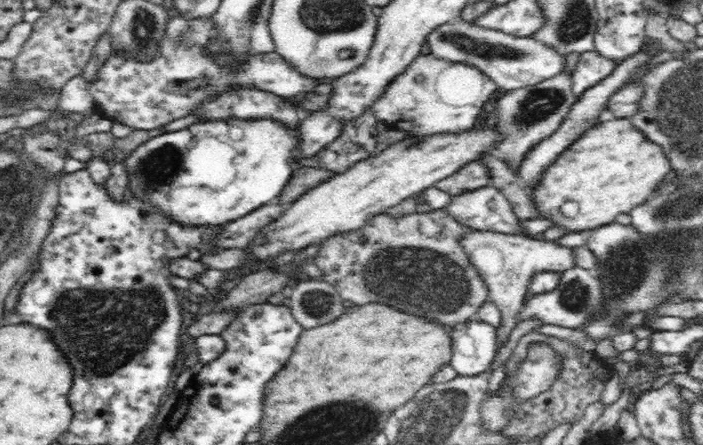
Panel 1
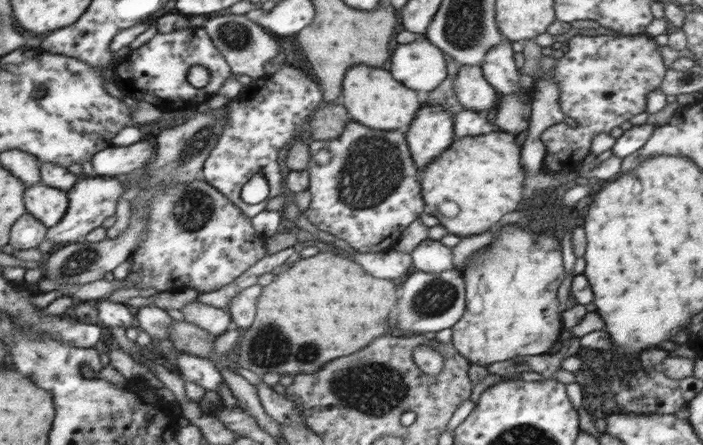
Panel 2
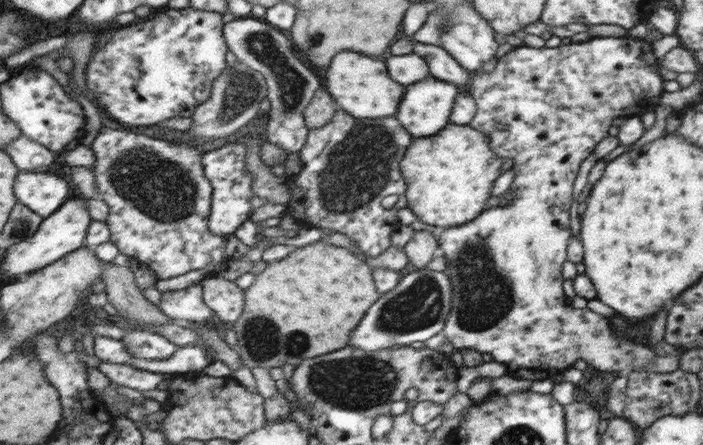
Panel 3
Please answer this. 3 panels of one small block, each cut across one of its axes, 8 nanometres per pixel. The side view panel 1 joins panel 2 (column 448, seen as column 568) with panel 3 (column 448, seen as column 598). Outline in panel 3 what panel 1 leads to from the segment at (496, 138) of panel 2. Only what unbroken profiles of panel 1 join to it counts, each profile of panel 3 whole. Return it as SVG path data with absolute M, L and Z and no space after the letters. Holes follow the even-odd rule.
M449 122L432 138L412 138L411 144L407 146L403 158L399 161L399 170L405 181L406 207L418 220L434 227L464 225L485 208L485 200L490 196L489 188L495 178L501 174L502 164L501 158L493 154L488 136L468 124L458 125Z

